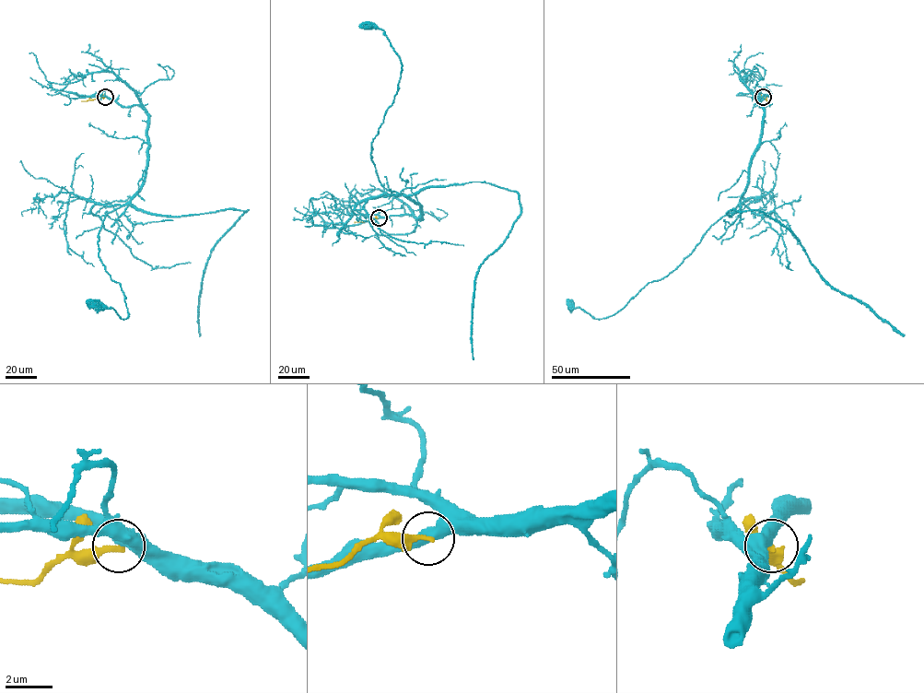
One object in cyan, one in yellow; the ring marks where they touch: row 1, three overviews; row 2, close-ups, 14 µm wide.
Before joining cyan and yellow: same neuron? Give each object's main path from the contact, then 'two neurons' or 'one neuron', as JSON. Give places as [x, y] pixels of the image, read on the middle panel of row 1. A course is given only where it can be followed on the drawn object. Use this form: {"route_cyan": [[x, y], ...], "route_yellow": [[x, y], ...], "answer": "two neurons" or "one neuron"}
{"route_cyan": [[378, 217], [421, 218], [403, 195], [431, 186], [488, 182], [518, 193], [520, 215], [475, 280], [473, 359]], "route_yellow": [[378, 217], [354, 222]], "answer": "two neurons"}

